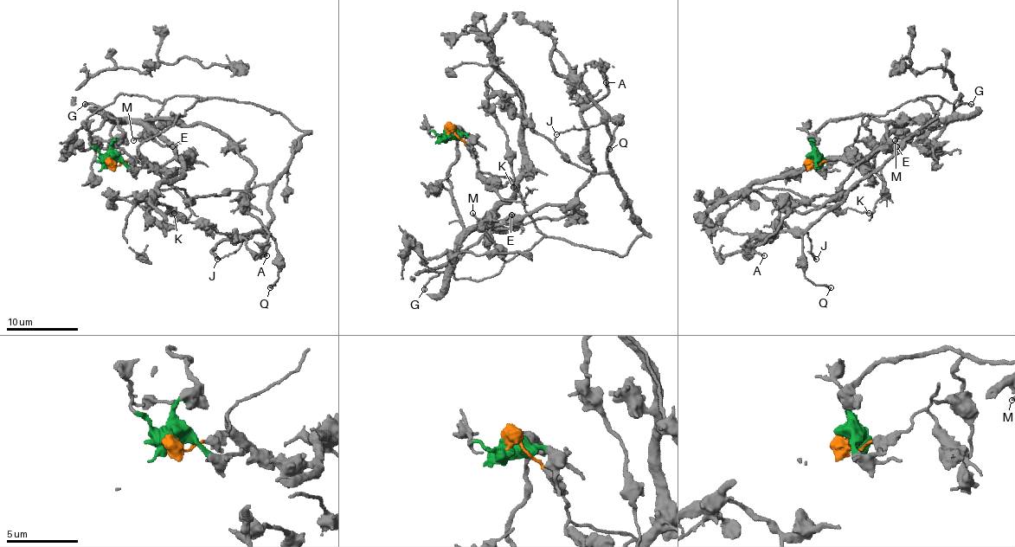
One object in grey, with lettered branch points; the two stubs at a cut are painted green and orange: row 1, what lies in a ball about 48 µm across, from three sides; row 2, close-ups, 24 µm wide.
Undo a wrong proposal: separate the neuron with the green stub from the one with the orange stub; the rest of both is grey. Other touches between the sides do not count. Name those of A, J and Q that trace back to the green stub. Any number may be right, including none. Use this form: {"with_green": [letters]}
{"with_green": ["A"]}

